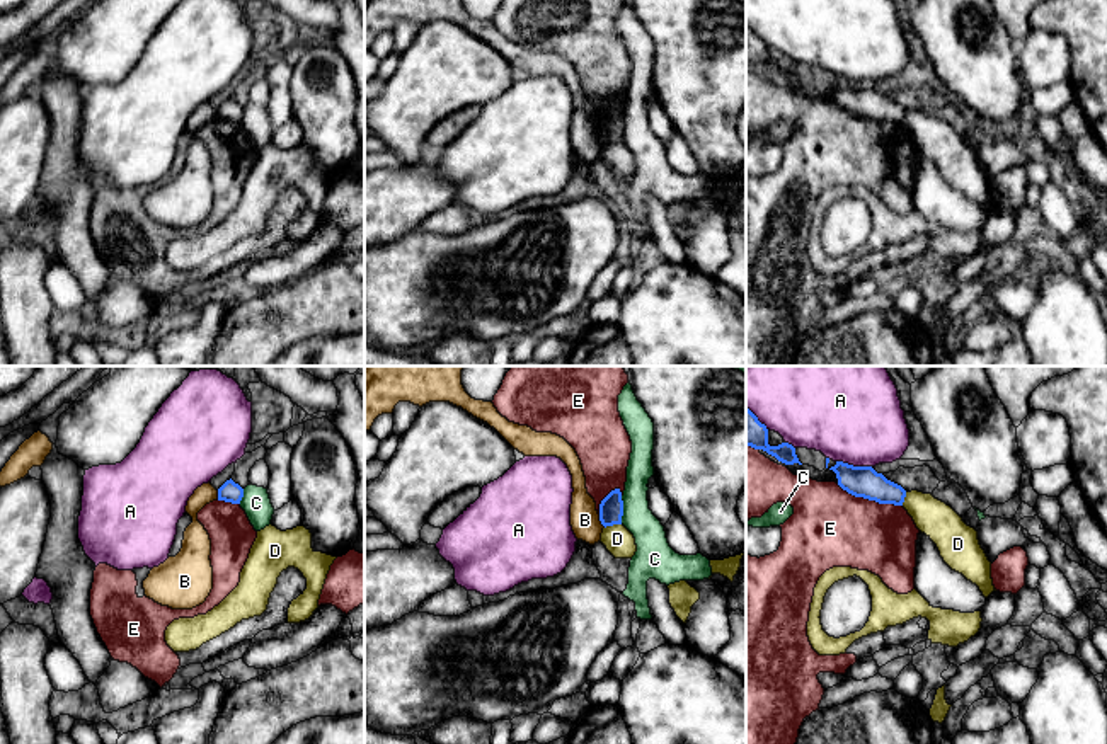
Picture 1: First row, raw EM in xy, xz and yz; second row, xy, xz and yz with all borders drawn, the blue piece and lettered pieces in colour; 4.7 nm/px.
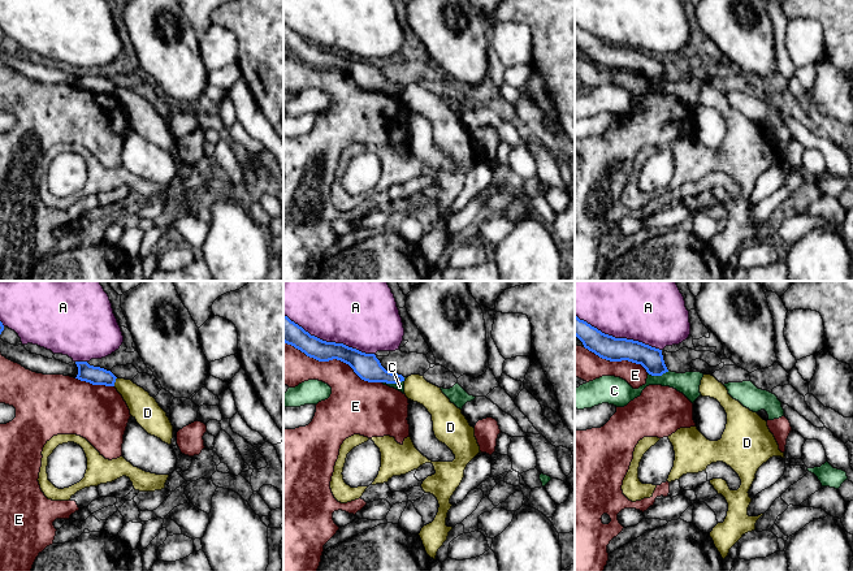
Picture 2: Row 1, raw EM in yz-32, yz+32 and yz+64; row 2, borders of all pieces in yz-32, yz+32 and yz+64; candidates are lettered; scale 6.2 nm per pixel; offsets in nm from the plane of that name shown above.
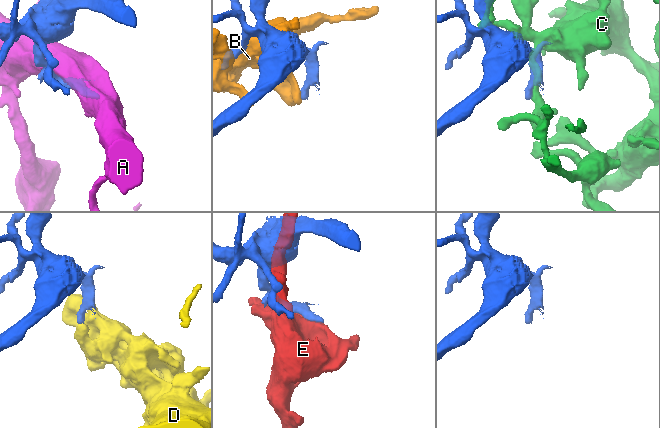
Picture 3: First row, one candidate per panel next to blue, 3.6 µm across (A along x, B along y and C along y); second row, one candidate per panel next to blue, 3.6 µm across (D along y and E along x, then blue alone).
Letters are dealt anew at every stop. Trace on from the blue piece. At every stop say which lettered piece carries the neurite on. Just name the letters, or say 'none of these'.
none of these

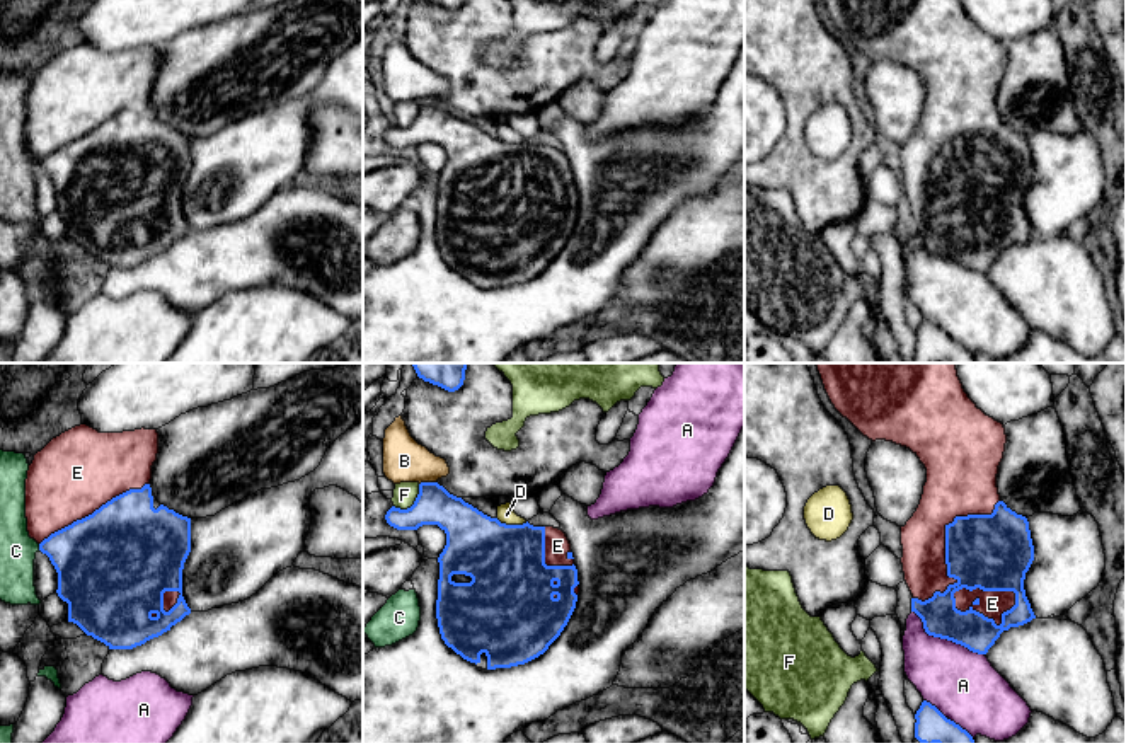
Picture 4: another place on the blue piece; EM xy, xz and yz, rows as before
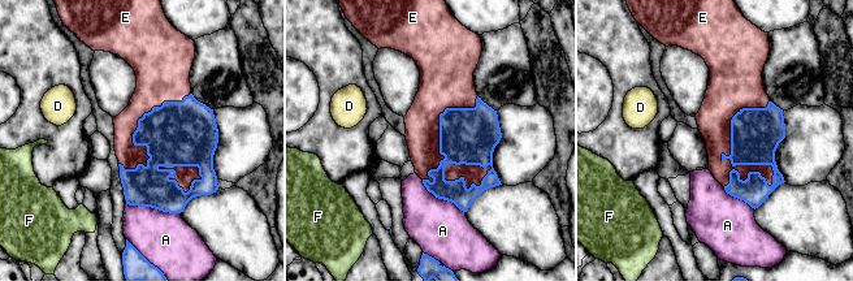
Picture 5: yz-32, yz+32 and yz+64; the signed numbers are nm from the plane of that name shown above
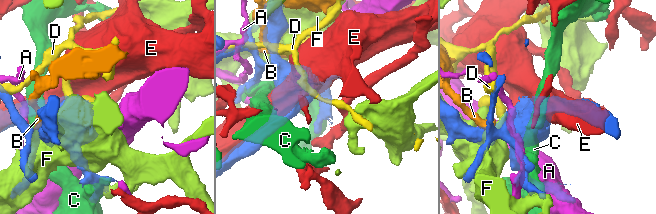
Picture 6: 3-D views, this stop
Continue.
E

